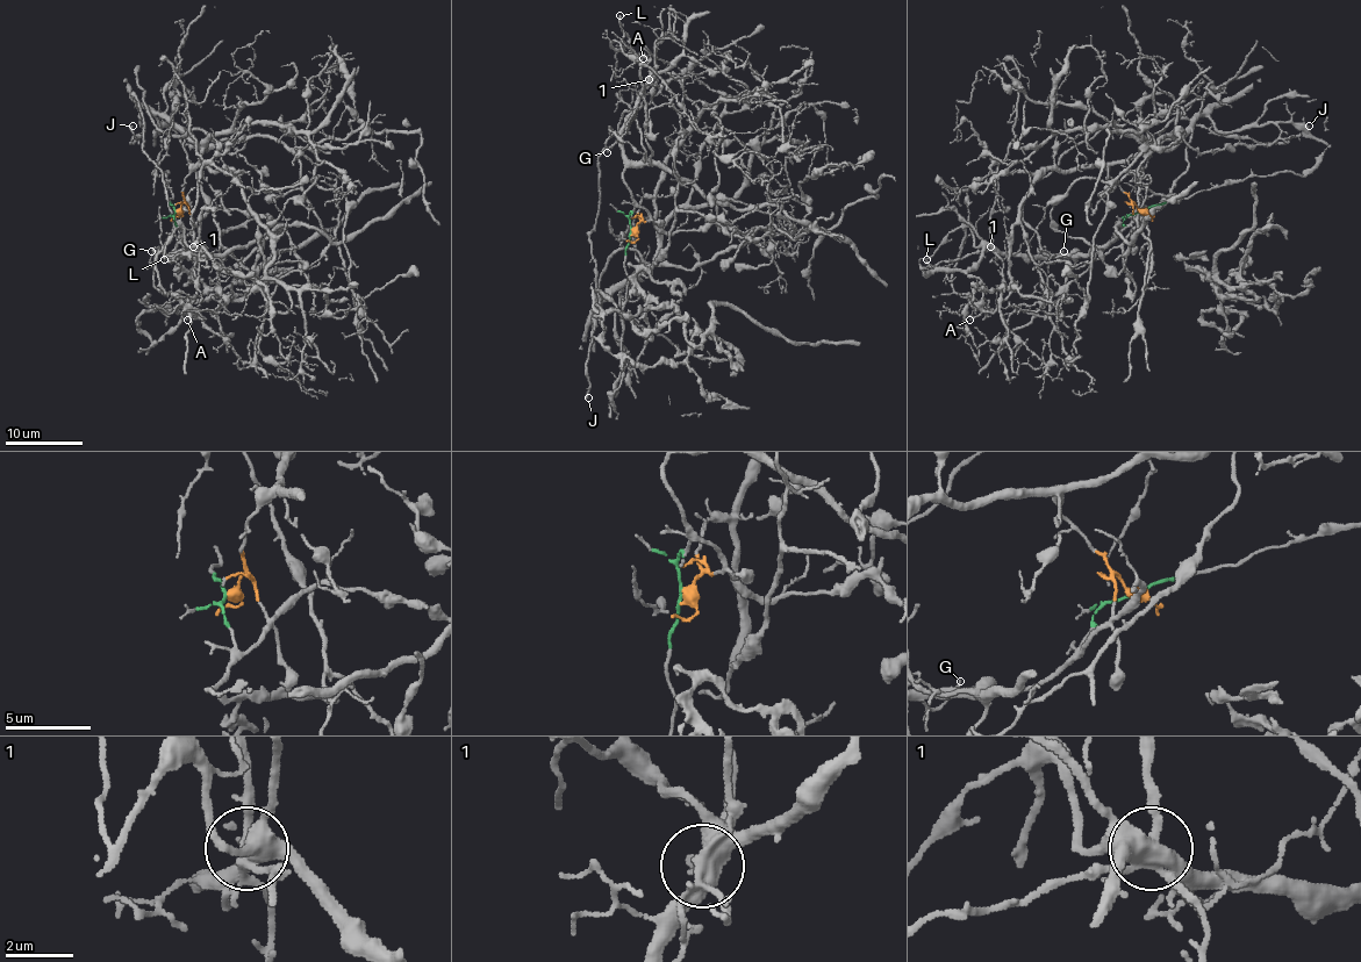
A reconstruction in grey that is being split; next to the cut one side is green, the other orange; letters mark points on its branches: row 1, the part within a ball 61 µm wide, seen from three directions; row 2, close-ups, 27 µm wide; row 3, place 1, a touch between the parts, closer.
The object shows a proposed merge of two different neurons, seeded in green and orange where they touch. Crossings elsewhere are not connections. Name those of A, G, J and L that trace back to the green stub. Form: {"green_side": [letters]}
{"green_side": ["A", "G", "J", "L"]}

